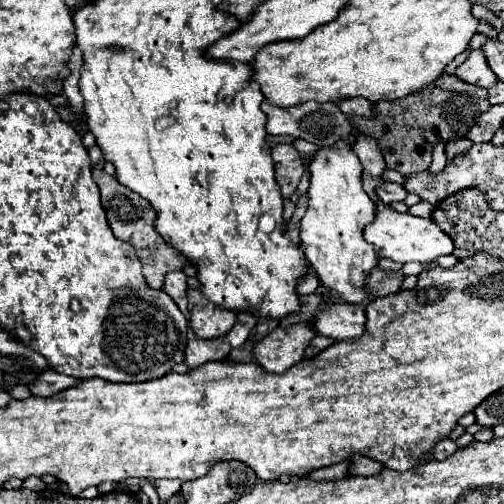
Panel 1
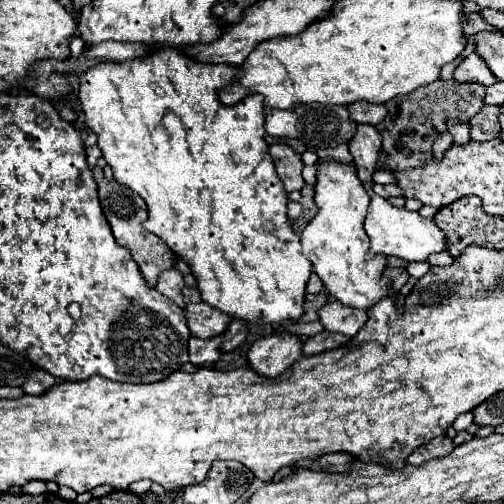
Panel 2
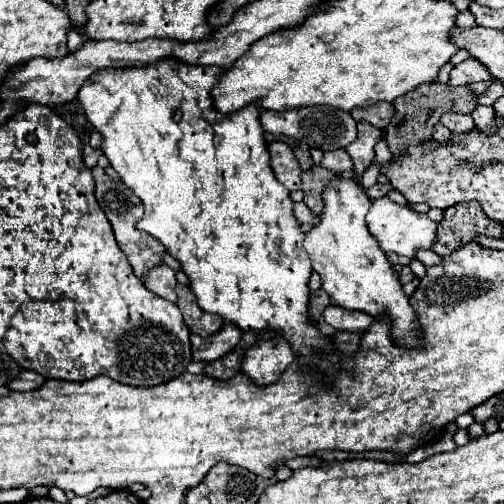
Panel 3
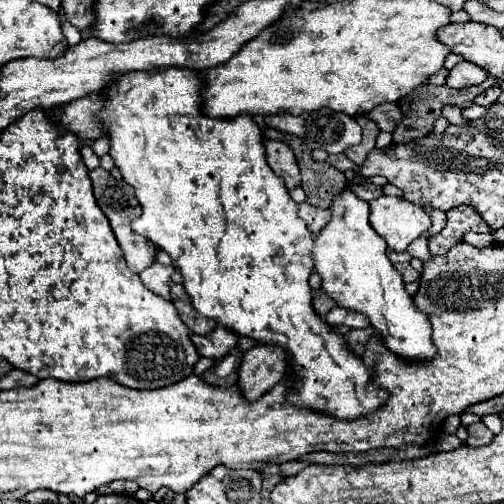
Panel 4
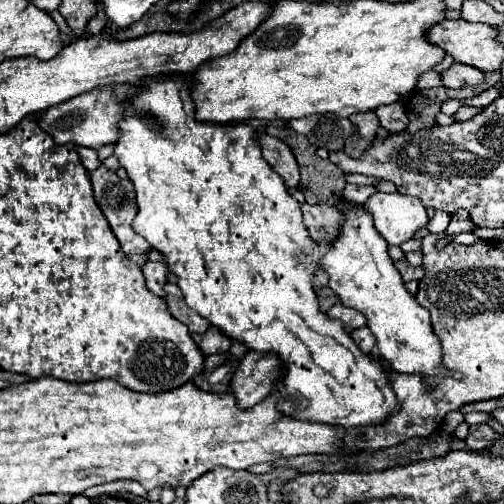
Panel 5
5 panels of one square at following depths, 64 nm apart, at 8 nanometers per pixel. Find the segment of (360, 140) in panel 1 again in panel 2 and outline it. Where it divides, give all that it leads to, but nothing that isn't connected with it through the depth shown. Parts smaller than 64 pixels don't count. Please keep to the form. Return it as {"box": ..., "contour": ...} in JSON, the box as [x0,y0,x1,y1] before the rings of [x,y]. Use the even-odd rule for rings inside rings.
{"box":[348,124,382,184],"contour":[[[358,124],[358,132],[354,140],[348,144],[348,148],[350,154],[354,156],[358,178],[362,180],[362,184],[370,184],[380,158],[380,148],[382,148],[380,134],[370,124]]]}

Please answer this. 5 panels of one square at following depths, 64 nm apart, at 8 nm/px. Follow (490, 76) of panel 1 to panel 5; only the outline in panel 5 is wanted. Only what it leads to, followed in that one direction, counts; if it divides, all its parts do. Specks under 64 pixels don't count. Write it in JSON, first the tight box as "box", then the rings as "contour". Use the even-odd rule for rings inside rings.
{"box":[442,62,484,88],"contour":[[[454,62],[446,72],[442,72],[442,82],[446,88],[464,88],[464,86],[476,86],[484,80],[484,72],[472,66],[464,66],[460,62]]]}

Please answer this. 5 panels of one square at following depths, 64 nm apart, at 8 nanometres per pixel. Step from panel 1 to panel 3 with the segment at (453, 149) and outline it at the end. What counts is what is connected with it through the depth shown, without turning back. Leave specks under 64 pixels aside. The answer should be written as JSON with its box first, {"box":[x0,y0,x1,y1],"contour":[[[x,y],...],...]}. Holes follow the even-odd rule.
{"box":[440,114,474,134],"contour":[[[444,114],[440,122],[446,128],[450,128],[452,132],[456,132],[456,134],[468,134],[474,128],[472,118],[470,116],[464,116],[464,114]]]}

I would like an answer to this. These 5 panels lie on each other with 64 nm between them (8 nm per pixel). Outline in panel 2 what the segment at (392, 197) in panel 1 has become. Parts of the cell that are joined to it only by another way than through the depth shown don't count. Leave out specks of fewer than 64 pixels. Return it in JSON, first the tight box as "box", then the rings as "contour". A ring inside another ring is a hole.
{"box":[372,184,404,198],"contour":[[[374,184],[372,186],[374,194],[382,196],[382,198],[392,198],[392,196],[404,196],[402,190],[396,184]]]}

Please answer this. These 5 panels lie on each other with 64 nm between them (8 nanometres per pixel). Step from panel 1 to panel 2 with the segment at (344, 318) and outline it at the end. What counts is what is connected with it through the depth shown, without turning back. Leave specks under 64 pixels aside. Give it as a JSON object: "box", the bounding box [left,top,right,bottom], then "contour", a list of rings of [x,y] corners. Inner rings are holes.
{"box":[318,302,366,336],"contour":[[[328,302],[318,310],[318,320],[326,332],[338,332],[344,336],[356,336],[358,330],[366,324],[366,310],[350,308],[340,302]]]}

